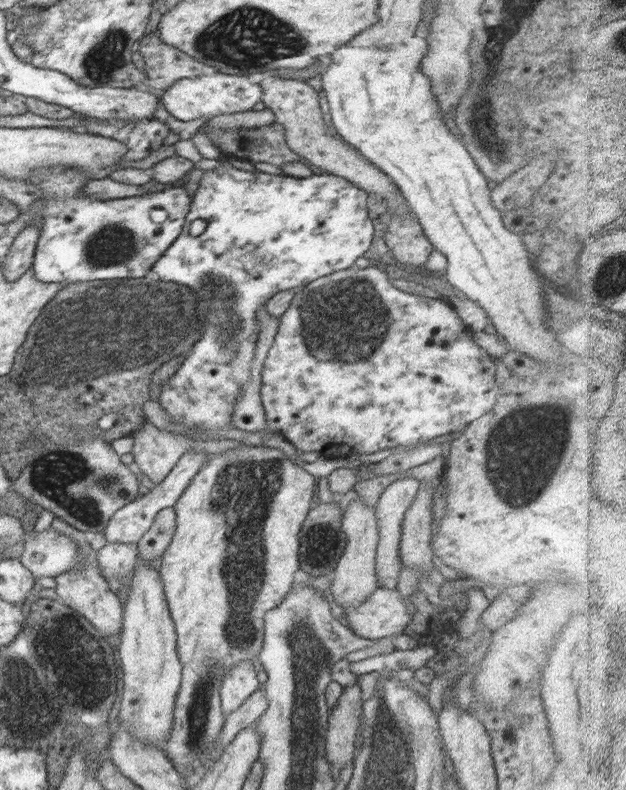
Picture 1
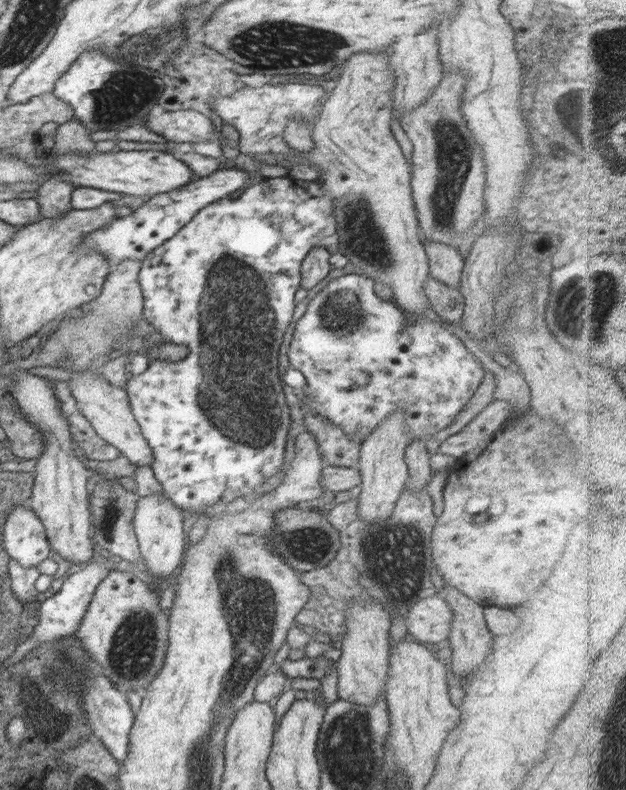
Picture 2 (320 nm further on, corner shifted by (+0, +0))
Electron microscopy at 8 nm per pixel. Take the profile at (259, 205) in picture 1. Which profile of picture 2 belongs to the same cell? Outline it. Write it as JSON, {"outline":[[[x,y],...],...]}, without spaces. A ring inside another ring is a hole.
{"outline":[[[289,175],[277,178],[264,178],[259,184],[252,185],[238,198],[225,196],[210,203],[198,211],[172,238],[151,250],[142,260],[139,272],[139,283],[143,294],[143,318],[157,328],[157,333],[165,339],[164,358],[150,362],[148,369],[139,376],[130,376],[125,391],[130,400],[132,413],[140,426],[144,439],[152,448],[154,462],[151,464],[156,480],[162,485],[163,492],[185,513],[199,512],[207,515],[211,510],[217,510],[217,502],[224,501],[223,508],[236,498],[248,499],[254,494],[254,488],[260,488],[264,482],[274,483],[280,477],[285,466],[284,451],[286,436],[290,430],[290,410],[278,375],[278,350],[282,346],[286,328],[292,320],[296,308],[295,294],[301,288],[301,266],[310,250],[316,247],[326,247],[331,254],[338,250],[338,227],[334,216],[334,201],[326,188],[316,181],[302,181]]]}

